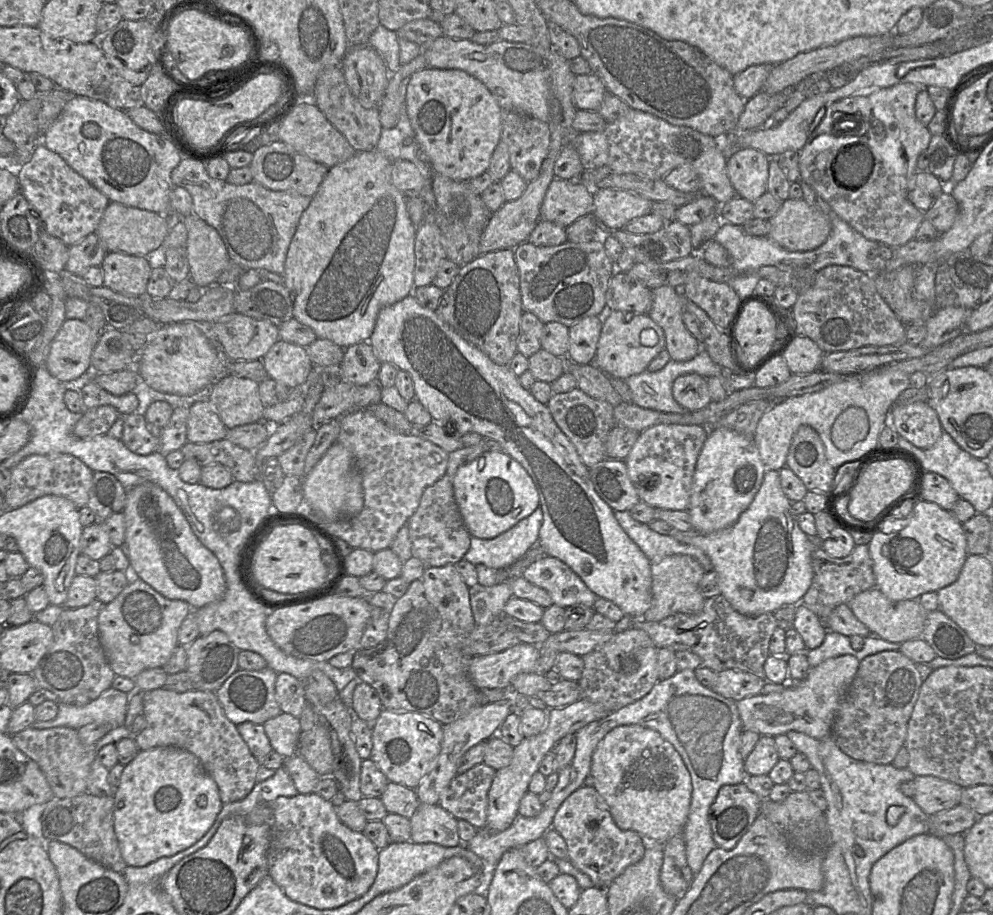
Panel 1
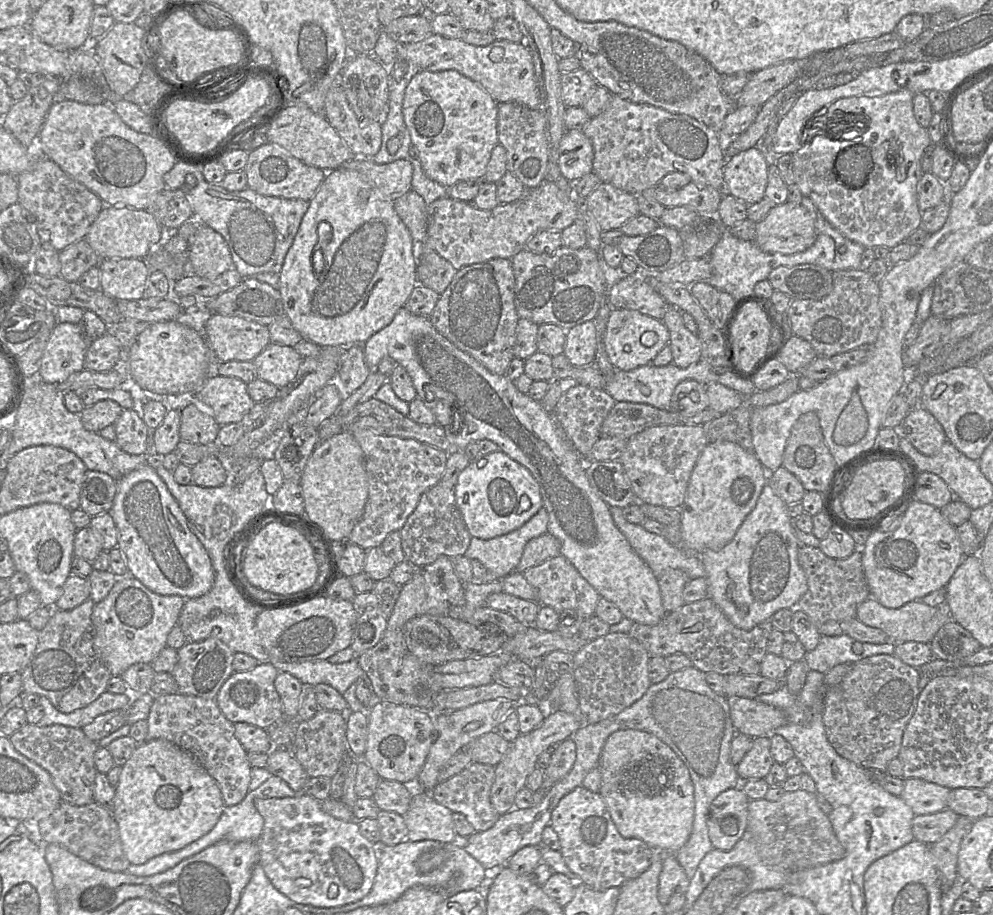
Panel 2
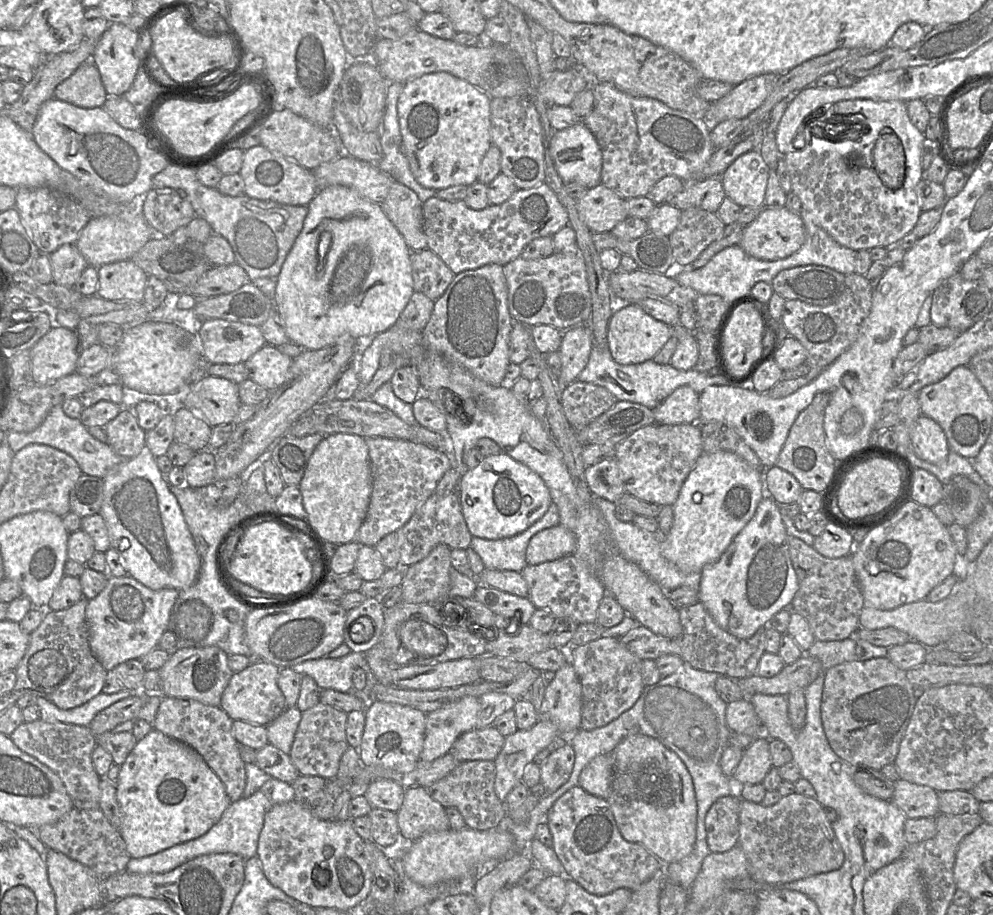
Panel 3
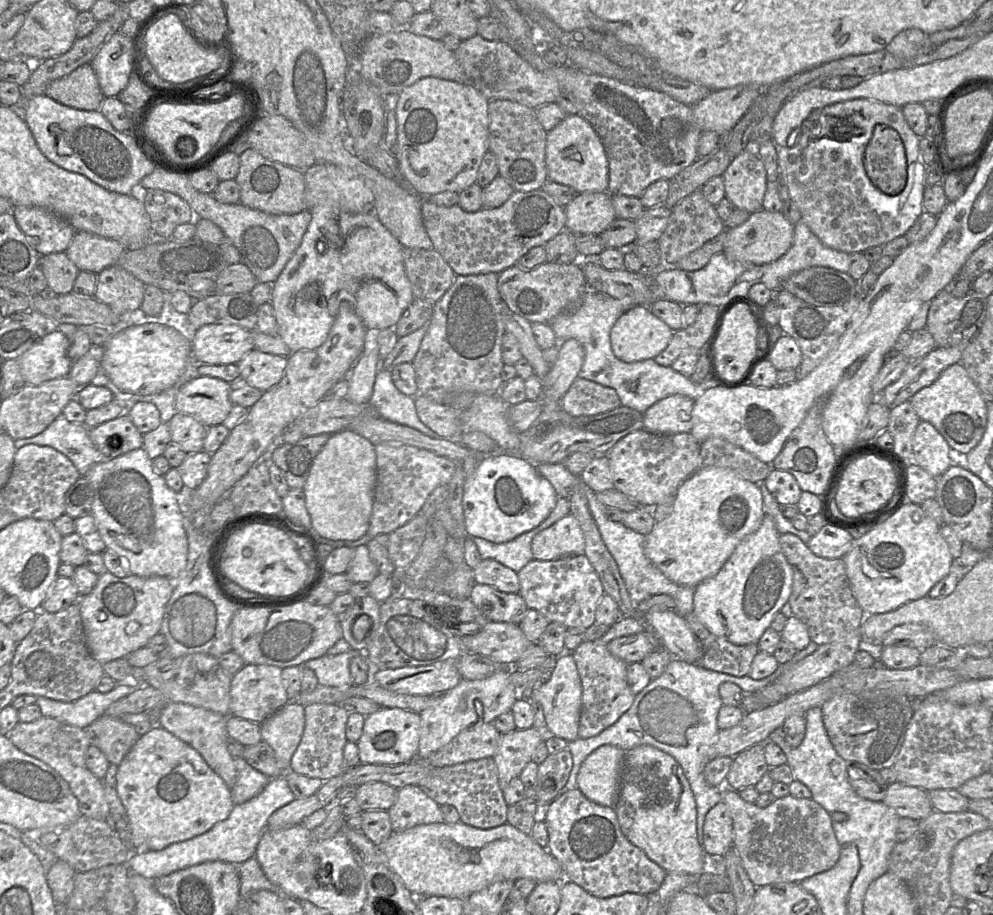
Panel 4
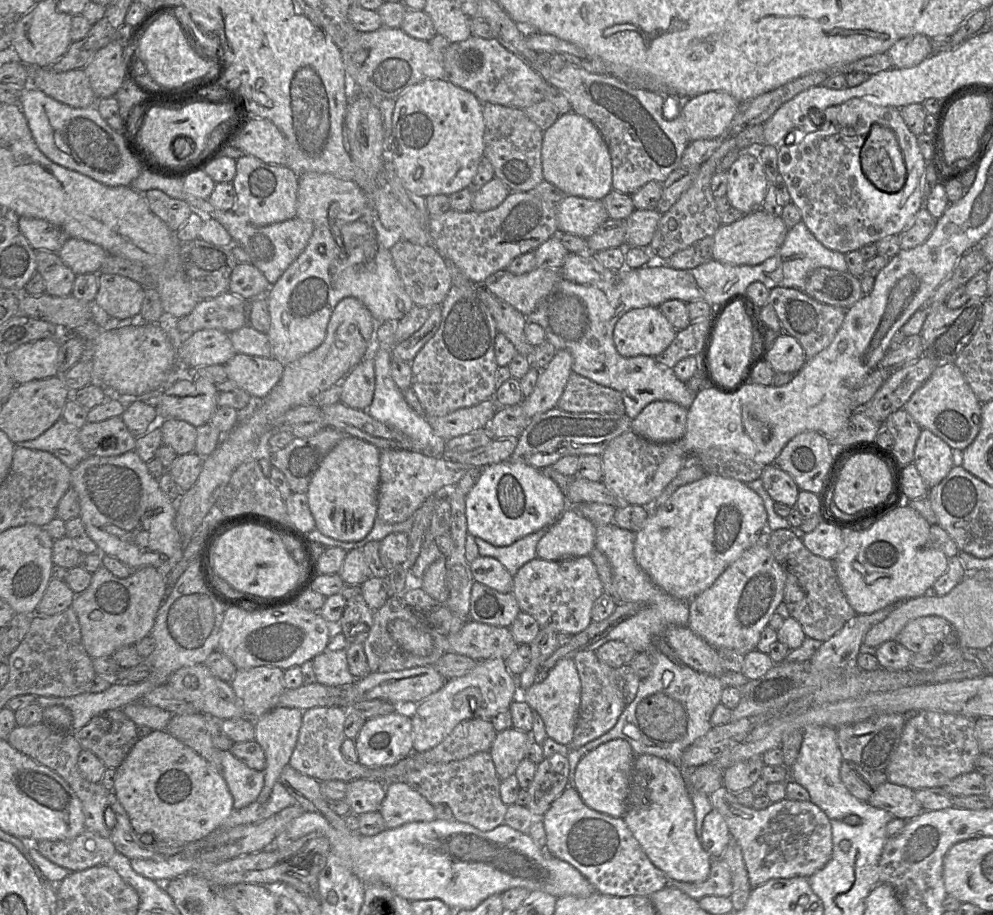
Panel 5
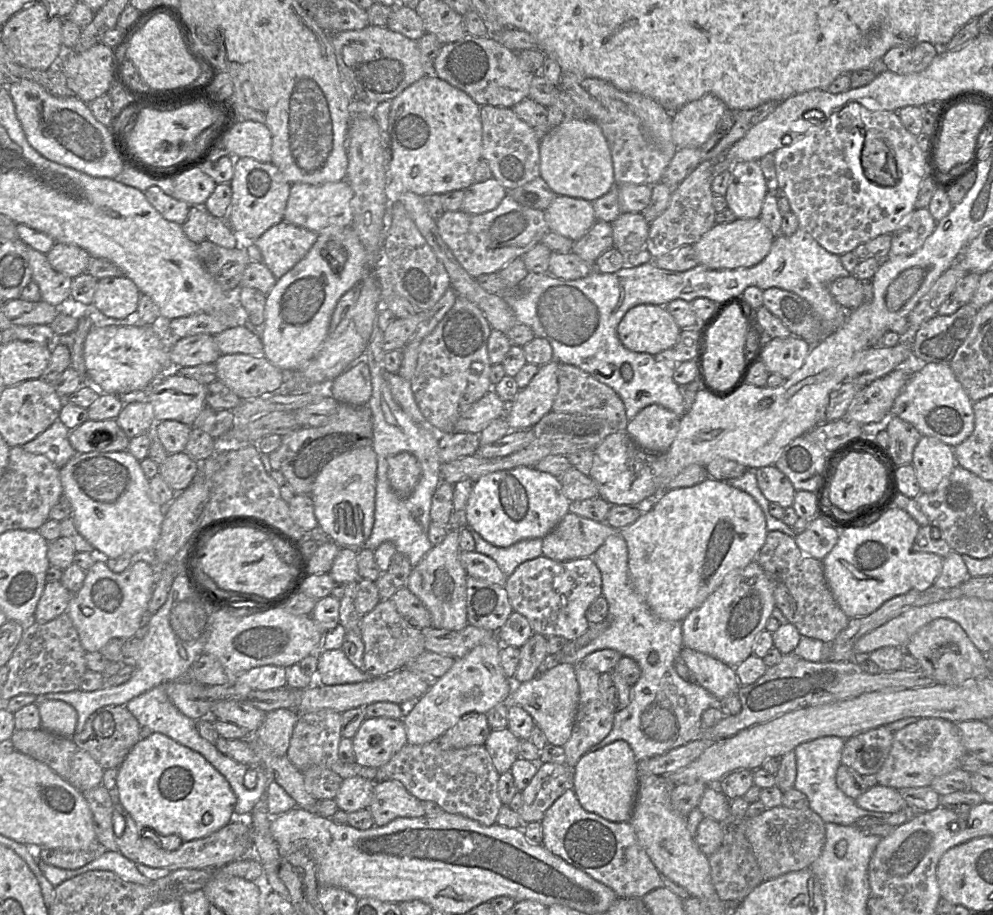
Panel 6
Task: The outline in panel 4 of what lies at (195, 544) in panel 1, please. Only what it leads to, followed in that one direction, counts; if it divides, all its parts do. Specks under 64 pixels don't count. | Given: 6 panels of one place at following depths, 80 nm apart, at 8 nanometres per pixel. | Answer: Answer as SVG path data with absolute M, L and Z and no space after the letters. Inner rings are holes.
M141 447L92 466L83 475L92 485L92 513L99 534L109 549L122 557L129 572L175 580L186 568L188 539L183 525L182 498L153 470L152 460Z

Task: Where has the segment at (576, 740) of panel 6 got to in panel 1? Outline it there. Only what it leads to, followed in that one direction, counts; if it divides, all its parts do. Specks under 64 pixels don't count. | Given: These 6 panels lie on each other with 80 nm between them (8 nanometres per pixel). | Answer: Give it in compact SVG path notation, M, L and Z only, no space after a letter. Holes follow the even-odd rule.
M638 627L615 632L601 647L582 656L584 669L578 681L581 698L601 704L610 712L643 698L659 681L656 671L658 650L649 635Z

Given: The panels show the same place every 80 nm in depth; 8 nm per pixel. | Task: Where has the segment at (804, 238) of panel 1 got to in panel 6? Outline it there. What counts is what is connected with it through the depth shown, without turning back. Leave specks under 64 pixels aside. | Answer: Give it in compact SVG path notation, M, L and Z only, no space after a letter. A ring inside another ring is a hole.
M760 218L736 219L730 223L715 224L699 241L693 244L699 264L709 269L752 267L769 253L775 236Z

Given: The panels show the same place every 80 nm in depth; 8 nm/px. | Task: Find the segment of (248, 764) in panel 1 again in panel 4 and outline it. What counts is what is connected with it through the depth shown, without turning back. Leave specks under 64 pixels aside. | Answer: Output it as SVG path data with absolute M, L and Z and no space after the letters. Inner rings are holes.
M170 702L165 704L160 711L159 725L175 737L196 750L206 761L208 766L227 785L232 788L237 780L237 771L234 758L230 755L227 742L227 716L201 707Z

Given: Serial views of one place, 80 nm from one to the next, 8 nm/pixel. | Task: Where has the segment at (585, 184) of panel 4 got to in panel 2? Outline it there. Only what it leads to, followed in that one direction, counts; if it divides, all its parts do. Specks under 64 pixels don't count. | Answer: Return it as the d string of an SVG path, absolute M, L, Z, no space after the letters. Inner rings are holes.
M583 131L564 133L558 146L558 166L567 180L577 180L592 172L593 158L593 145Z

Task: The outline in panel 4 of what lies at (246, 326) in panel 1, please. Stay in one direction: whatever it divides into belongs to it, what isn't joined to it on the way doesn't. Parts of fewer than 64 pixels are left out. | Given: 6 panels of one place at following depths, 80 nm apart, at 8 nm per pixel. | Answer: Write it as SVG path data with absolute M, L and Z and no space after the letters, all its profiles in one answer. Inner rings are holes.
M232 324L204 325L192 339L192 354L198 364L237 364L253 349L252 332Z

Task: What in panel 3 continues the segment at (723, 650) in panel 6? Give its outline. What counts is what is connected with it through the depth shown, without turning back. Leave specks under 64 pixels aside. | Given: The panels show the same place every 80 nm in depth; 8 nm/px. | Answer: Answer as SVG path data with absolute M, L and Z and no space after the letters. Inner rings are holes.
M766 495L754 516L721 557L703 567L698 601L723 630L737 638L747 639L759 628L769 625L776 613L789 608L798 589L798 578L789 553L789 535L780 505Z

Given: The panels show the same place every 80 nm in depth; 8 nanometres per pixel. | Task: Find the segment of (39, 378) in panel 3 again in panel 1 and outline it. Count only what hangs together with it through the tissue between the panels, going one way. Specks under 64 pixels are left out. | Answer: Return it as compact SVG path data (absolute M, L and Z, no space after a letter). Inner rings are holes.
M66 319L52 340L45 359L48 372L64 383L81 376L88 376L91 370L91 354L96 346L100 333L91 328L82 319Z

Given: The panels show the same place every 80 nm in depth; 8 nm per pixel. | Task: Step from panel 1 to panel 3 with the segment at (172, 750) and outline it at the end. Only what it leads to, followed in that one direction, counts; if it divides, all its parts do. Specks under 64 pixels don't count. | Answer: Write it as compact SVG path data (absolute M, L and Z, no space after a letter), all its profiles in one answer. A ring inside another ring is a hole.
M152 729L137 741L120 766L116 796L121 811L120 835L131 858L143 858L196 839L222 817L230 802L223 783L204 759L190 746Z

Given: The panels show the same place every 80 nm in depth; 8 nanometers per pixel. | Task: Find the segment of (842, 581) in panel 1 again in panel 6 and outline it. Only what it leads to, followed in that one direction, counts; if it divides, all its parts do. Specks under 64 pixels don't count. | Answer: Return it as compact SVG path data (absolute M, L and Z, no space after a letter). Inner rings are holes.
M768 531L766 541L756 559L774 584L774 598L777 608L795 625L802 636L814 638L824 643L832 643L848 625L850 618L843 612L826 581L823 562L805 554L795 539L781 531Z

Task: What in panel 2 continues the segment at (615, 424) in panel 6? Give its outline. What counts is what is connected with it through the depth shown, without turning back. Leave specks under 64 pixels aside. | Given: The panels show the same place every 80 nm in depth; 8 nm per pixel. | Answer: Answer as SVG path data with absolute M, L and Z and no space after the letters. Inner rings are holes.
M577 384L558 400L553 412L555 421L564 430L578 454L584 459L601 437L601 426L616 401L604 389Z

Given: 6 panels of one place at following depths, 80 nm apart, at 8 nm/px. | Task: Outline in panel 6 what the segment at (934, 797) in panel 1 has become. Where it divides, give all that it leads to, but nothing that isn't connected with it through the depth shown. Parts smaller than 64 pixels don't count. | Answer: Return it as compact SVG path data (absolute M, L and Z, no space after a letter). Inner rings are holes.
M878 784L869 787L855 802L862 809L890 814L907 807L898 789Z

